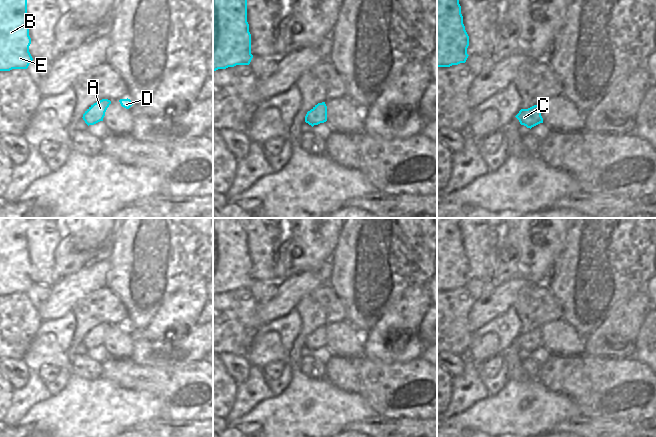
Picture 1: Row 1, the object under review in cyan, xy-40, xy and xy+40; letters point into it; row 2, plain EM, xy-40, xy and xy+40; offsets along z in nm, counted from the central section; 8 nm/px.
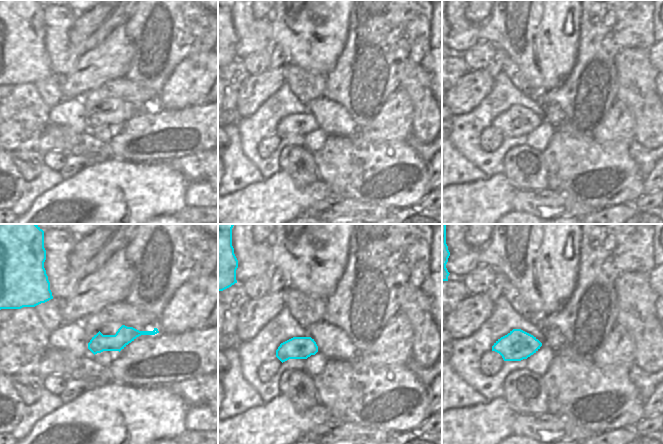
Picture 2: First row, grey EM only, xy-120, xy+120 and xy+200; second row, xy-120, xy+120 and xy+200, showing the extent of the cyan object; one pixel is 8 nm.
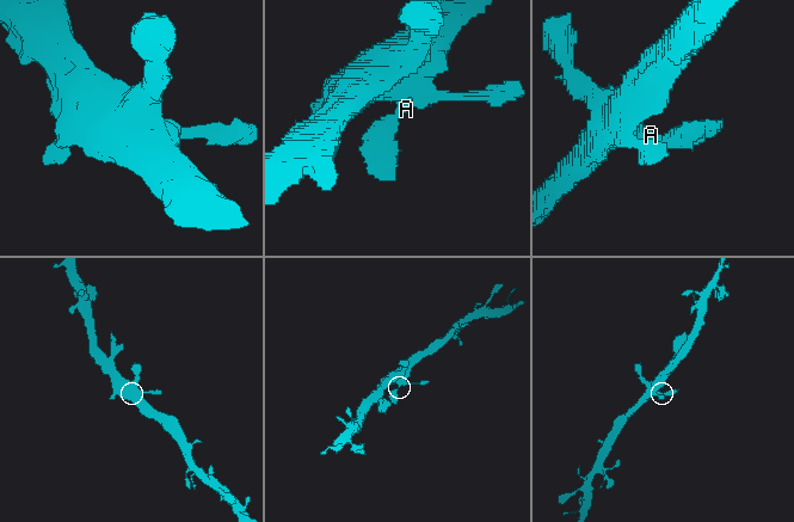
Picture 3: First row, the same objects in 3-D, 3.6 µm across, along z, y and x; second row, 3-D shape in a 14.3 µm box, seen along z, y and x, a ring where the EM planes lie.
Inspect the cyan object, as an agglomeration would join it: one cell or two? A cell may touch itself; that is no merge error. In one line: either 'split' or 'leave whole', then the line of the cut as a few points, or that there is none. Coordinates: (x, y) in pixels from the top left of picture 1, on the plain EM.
leave whole; cut none

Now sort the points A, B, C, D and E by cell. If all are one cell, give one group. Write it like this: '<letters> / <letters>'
A B C D E

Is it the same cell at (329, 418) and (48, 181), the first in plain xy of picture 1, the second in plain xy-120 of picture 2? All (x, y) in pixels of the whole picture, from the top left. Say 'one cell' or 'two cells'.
two cells

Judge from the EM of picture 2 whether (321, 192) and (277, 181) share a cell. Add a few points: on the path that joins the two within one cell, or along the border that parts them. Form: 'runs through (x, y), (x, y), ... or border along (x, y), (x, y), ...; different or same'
runs through (310, 193), (288, 192); same

